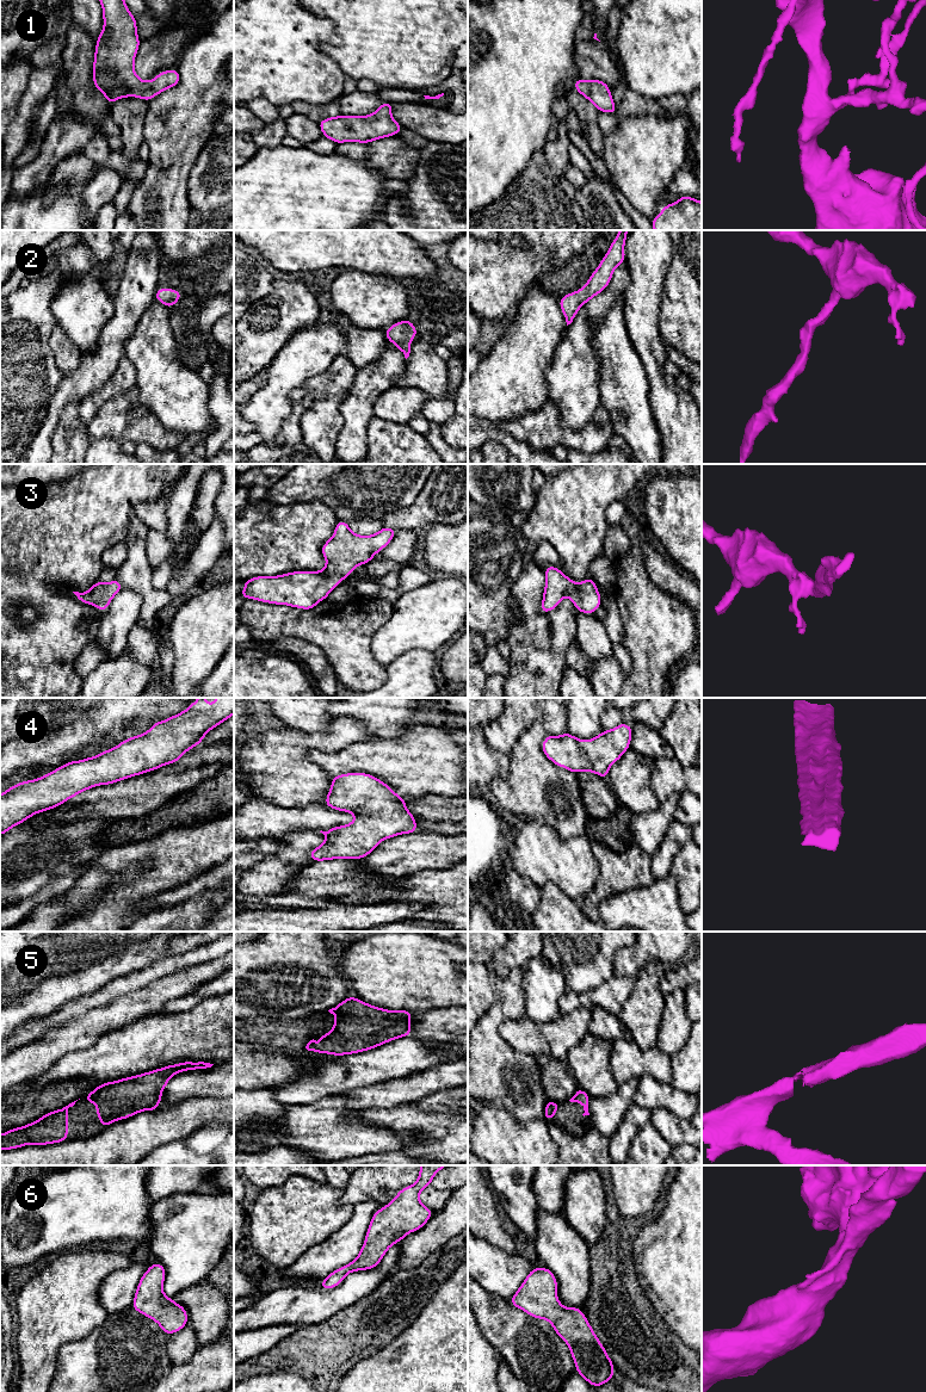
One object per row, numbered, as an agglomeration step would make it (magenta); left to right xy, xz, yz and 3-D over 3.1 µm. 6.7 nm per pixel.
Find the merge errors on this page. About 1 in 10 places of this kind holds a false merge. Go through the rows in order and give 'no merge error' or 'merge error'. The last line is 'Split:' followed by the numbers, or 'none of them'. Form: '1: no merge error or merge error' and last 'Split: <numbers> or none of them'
1: no merge error
2: no merge error
3: no merge error
4: no merge error
5: no merge error
6: no merge error
Split: none of them

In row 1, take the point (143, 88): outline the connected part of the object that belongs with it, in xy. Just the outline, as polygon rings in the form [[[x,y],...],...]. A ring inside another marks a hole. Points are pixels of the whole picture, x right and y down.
[[[99,0],[103,7],[104,29],[95,43],[93,62],[93,83],[105,97],[109,105],[126,97],[137,97],[149,101],[180,81],[177,68],[159,73],[150,81],[142,81],[135,73],[134,63],[141,41],[137,37],[136,18],[130,13],[124,0]]]

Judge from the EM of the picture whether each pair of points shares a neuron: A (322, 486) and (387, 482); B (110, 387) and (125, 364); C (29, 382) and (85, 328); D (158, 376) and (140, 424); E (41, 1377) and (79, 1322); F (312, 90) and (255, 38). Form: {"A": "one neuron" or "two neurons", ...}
{"A": "one neuron", "B": "one neuron", "C": "two neurons", "D": "two neurons", "E": "one neuron", "F": "one neuron"}

